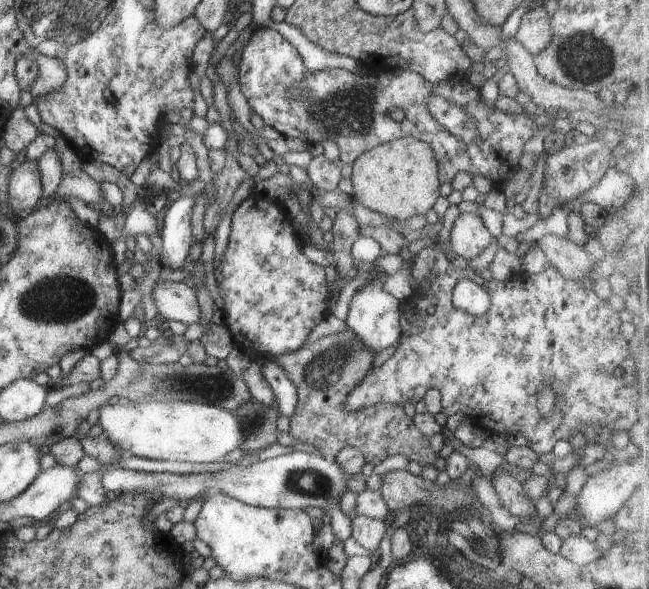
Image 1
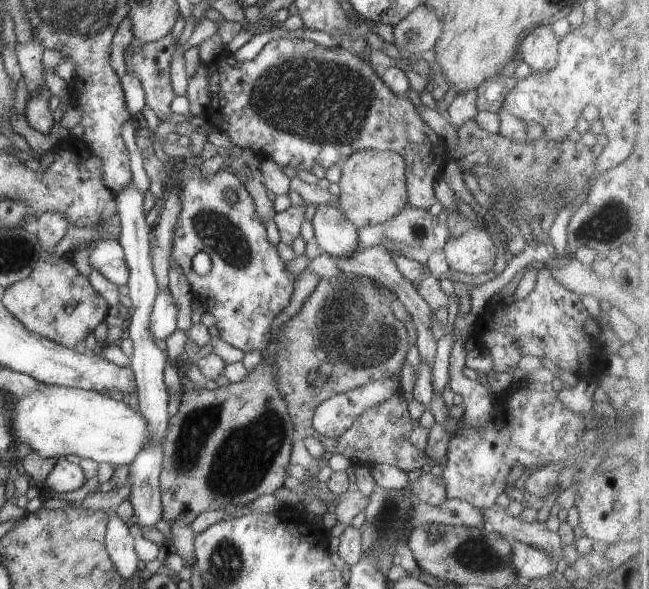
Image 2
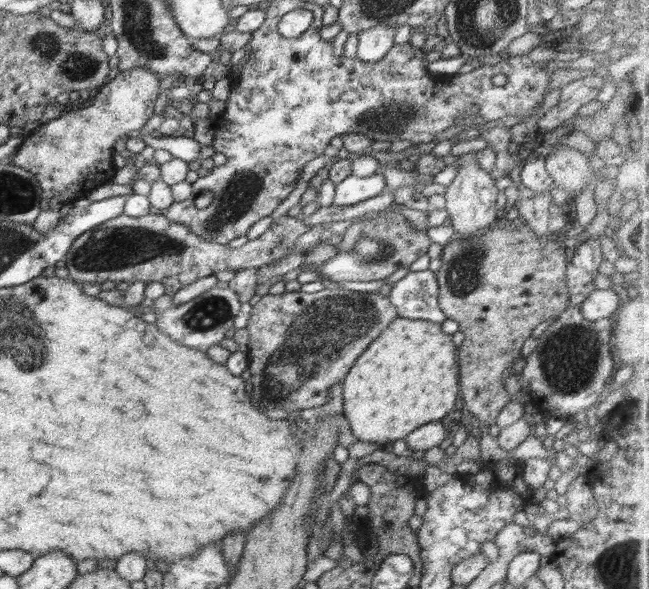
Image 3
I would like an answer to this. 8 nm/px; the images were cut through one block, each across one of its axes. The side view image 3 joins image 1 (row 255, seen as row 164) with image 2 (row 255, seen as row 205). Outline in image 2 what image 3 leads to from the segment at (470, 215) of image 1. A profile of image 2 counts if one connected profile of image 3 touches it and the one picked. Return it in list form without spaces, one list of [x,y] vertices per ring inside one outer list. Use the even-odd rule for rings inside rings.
[[[475,226],[471,230],[465,231],[462,235],[449,237],[443,252],[446,254],[445,260],[448,261],[451,272],[457,271],[470,275],[479,275],[493,270],[497,257],[491,236]]]

